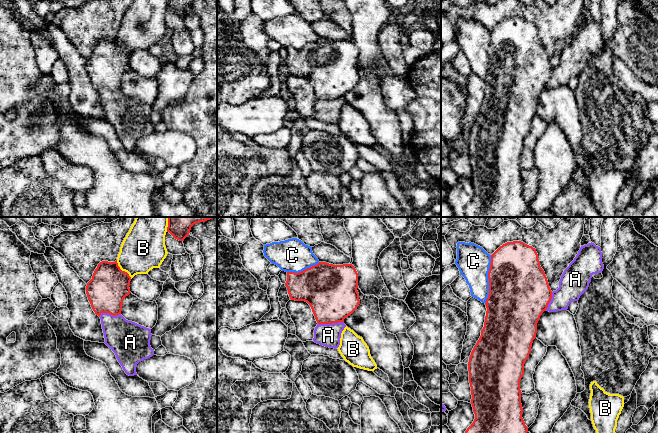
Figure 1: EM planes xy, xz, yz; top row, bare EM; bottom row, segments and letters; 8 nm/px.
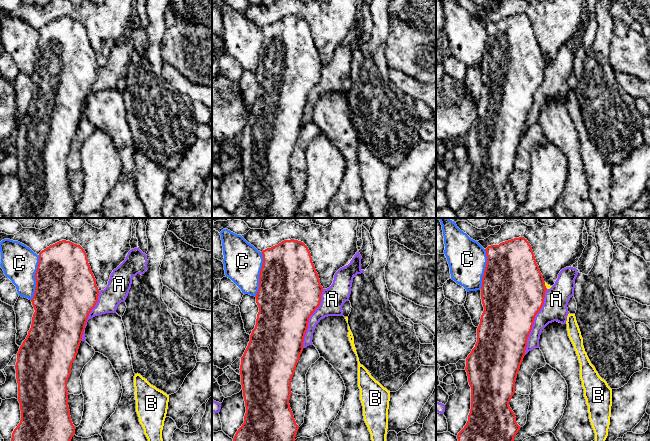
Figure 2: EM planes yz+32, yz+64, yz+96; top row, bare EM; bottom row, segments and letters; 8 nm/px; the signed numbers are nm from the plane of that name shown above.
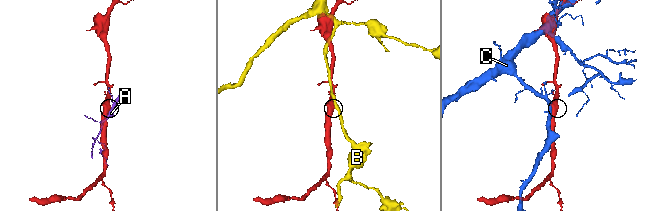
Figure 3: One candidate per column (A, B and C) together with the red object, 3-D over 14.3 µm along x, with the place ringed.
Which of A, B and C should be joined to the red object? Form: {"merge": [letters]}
{"merge": []}

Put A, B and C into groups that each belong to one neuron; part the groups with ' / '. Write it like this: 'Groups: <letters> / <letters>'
Groups: A C / B

